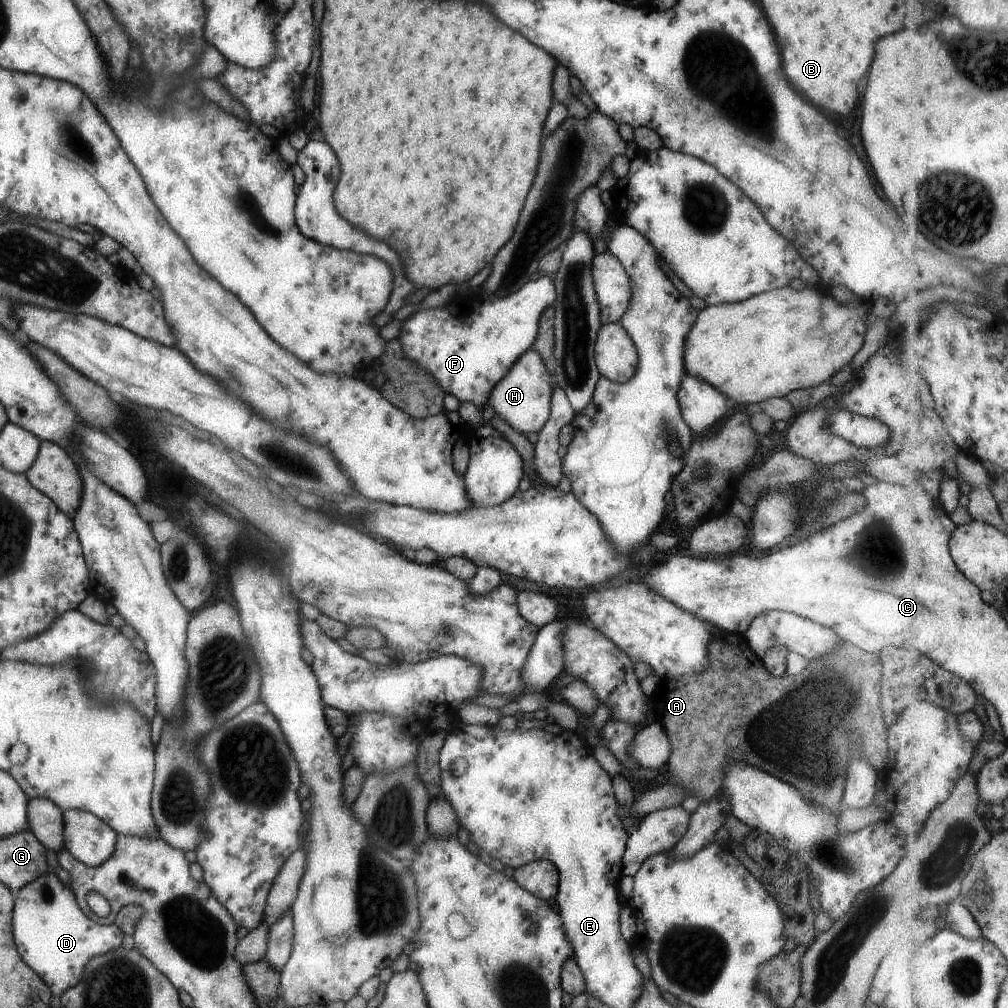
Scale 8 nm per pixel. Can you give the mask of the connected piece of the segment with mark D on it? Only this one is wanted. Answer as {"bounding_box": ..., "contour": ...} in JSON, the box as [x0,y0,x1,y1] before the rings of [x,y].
{"bounding_box":[13,871,124,1000],"contour":[[[51,871],[21,886],[15,896],[13,941],[17,953],[24,964],[45,980],[55,1000],[63,990],[77,984],[89,958],[121,945],[124,935],[119,928],[112,922],[99,925],[83,916],[70,888],[59,882]]]}

